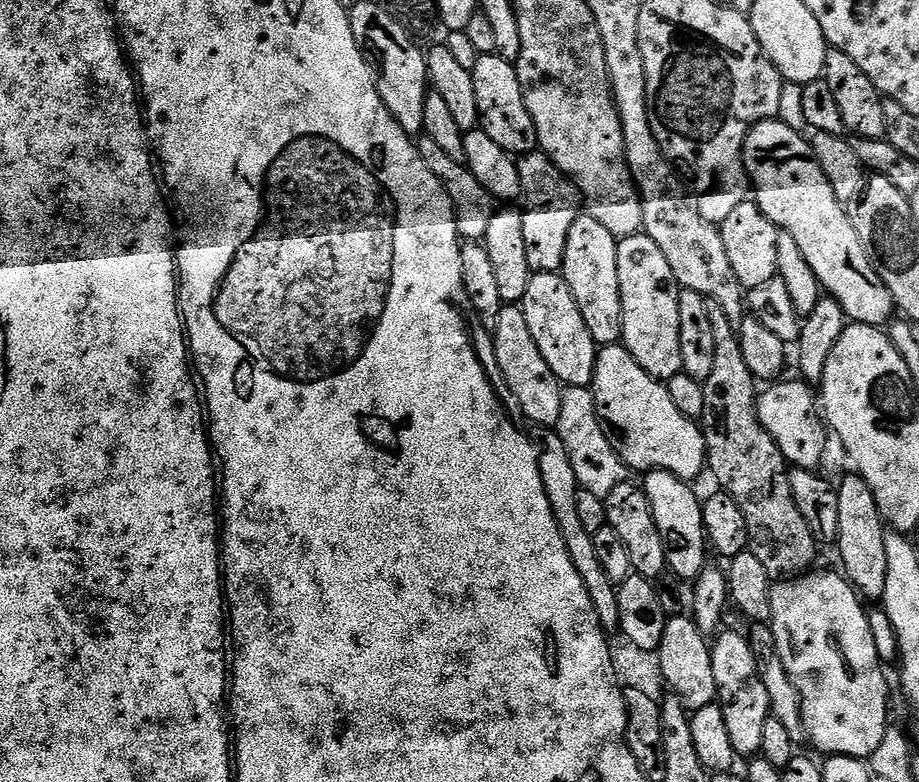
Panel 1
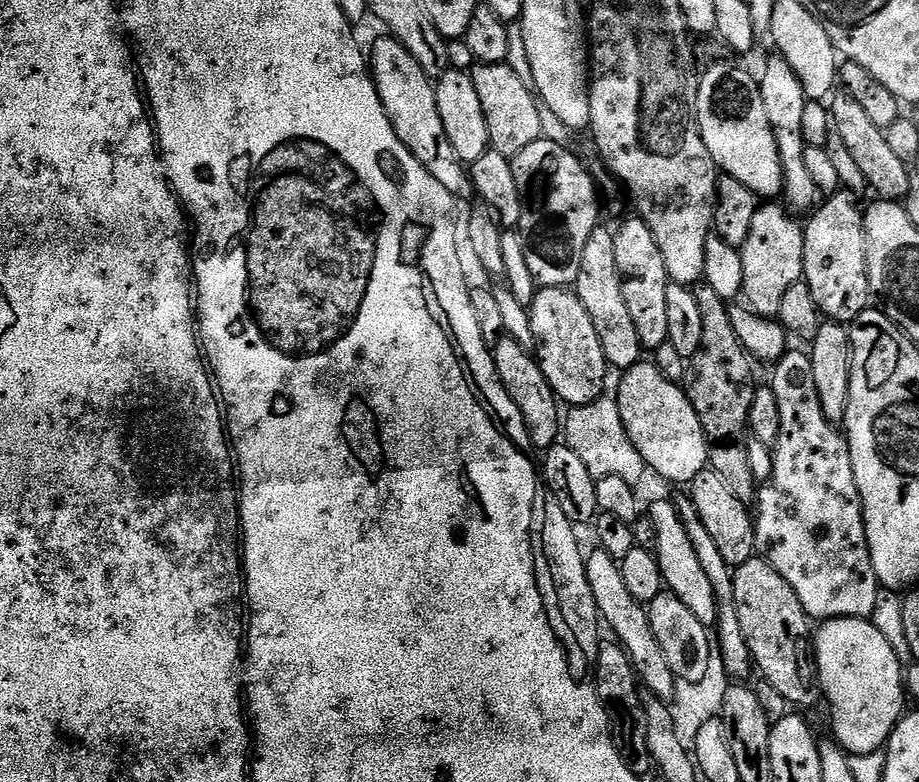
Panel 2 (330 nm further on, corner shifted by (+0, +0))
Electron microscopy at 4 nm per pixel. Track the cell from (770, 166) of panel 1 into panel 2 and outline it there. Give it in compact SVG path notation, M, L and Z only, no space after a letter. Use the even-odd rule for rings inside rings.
M716 64L705 72L703 69L696 85L694 103L702 142L706 142L706 150L710 150L717 169L723 175L733 176L735 180L742 182L742 186L749 188L757 197L779 197L784 190L784 171L778 154L778 142L774 138L774 130L770 130L770 118L766 118L757 80L750 78L750 74L742 66L736 65L735 68L732 64Z

